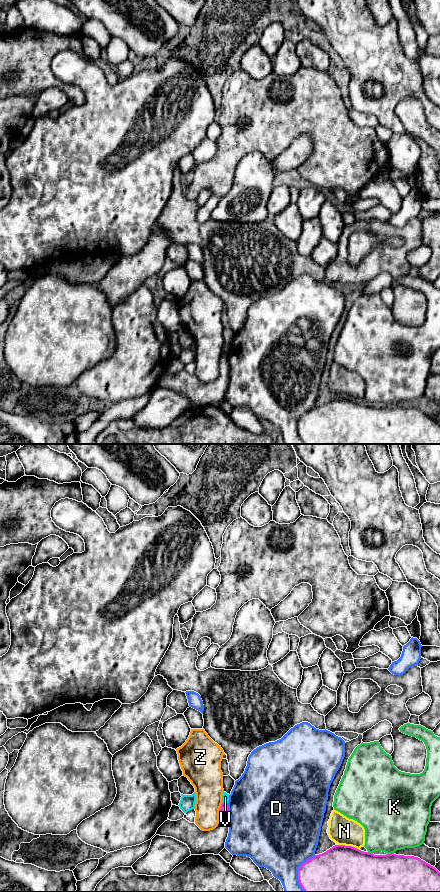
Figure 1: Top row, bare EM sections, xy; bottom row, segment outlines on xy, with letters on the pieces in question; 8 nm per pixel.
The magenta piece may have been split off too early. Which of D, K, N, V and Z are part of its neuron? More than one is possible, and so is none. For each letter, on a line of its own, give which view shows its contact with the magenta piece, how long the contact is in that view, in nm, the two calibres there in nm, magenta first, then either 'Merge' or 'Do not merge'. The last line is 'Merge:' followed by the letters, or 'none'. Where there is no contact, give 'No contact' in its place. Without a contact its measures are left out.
D: Touches magenta in xy. Shared border 320 nm. Thickness 440 nm (magenta) against 440 nm. Do not merge
K: Touches magenta in xy. Shared border 60 nm. Thickness 480 nm (magenta) against 460 nm. Do not merge
N: Touches magenta in xy. Shared border 170 nm. Thickness 500 nm (magenta) against 220 nm. Do not merge
V: Touches magenta in xy. Shared border 40 nm. Thickness 60 nm (magenta) against 60 nm. Do not merge
Z: Touches magenta in xy. Shared border 110 nm. Thickness 60 nm (magenta) against 240 nm. Do not merge
Merge: none

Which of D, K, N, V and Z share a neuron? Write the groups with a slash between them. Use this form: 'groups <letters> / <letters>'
groups D / K / N / V / Z

